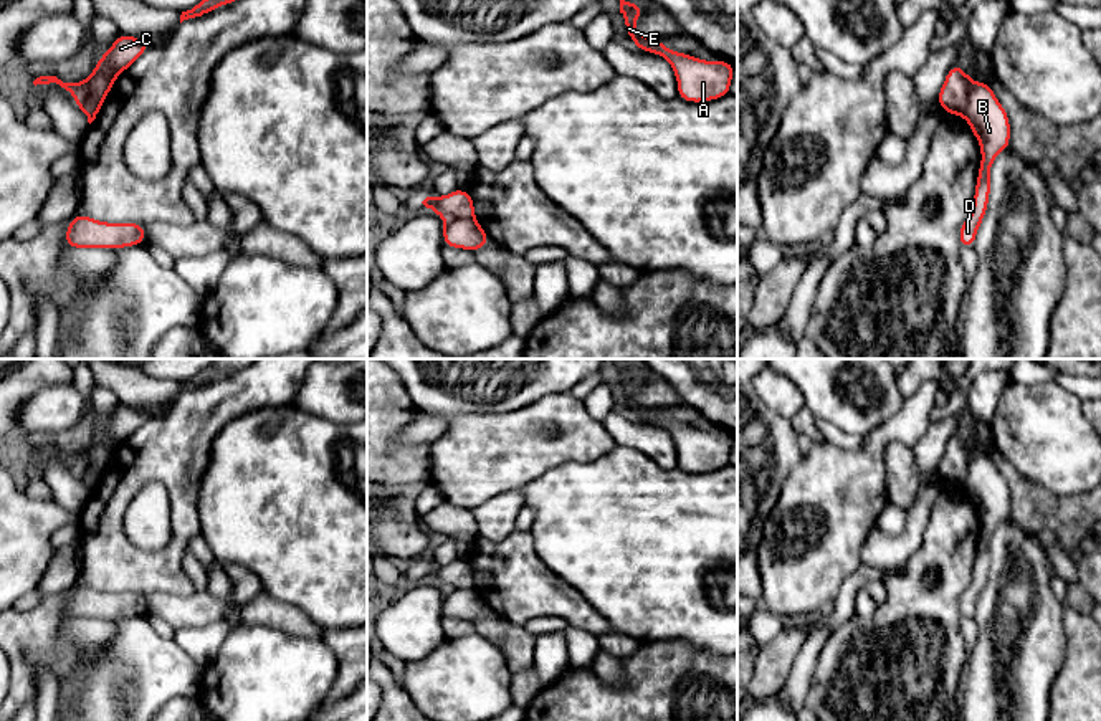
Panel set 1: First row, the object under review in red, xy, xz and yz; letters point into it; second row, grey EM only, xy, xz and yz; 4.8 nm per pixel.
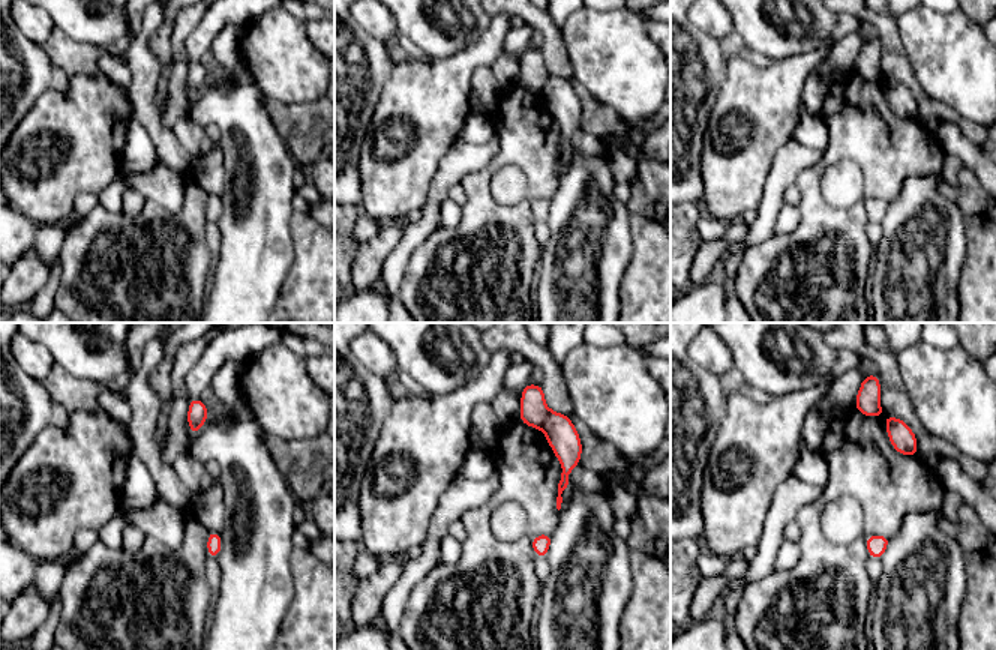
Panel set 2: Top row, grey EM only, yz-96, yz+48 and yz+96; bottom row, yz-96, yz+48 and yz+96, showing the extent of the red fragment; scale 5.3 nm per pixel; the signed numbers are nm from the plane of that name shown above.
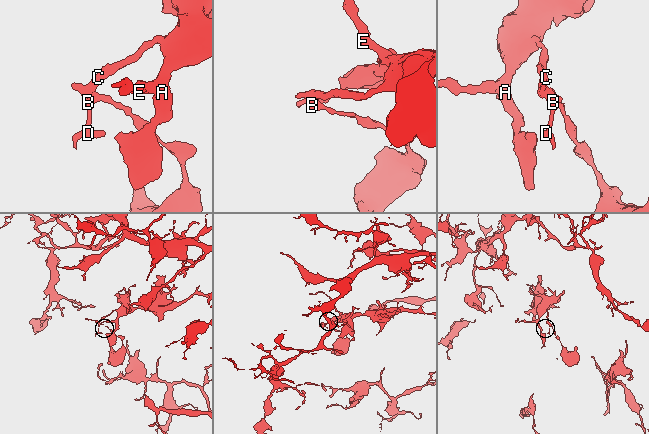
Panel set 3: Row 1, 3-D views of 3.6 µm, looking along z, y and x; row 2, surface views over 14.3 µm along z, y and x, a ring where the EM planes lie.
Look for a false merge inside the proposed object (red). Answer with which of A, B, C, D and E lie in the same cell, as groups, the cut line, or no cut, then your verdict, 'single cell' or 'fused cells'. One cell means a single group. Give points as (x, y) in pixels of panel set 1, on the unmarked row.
A C E / B D; cut in yz along (974, 452), (962, 485); fused cells

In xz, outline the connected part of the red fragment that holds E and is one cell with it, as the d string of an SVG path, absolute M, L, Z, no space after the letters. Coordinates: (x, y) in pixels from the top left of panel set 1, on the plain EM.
M608 359L620 370L620 384L625 389L627 407L636 415L638 422L658 425L671 433L678 451L678 468L689 473L704 473L729 465L731 450L736 437L726 430L704 432L698 427L673 422L656 407L640 405L635 394L643 382L641 374L630 374L623 367L623 359Z

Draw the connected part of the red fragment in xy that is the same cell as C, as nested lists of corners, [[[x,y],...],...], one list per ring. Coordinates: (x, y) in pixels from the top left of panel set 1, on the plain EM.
[[[121,403],[111,418],[98,430],[98,435],[88,450],[79,453],[63,453],[56,446],[40,446],[33,451],[33,455],[56,453],[64,458],[74,471],[84,471],[89,466],[102,470],[112,460],[116,448],[149,418],[150,415],[144,410]]]

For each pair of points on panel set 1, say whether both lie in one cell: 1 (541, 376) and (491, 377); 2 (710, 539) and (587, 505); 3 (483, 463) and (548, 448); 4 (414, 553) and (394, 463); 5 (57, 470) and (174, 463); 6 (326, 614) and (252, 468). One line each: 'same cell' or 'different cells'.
1: same cell
2: same cell
3: same cell
4: same cell
5: different cells
6: same cell

